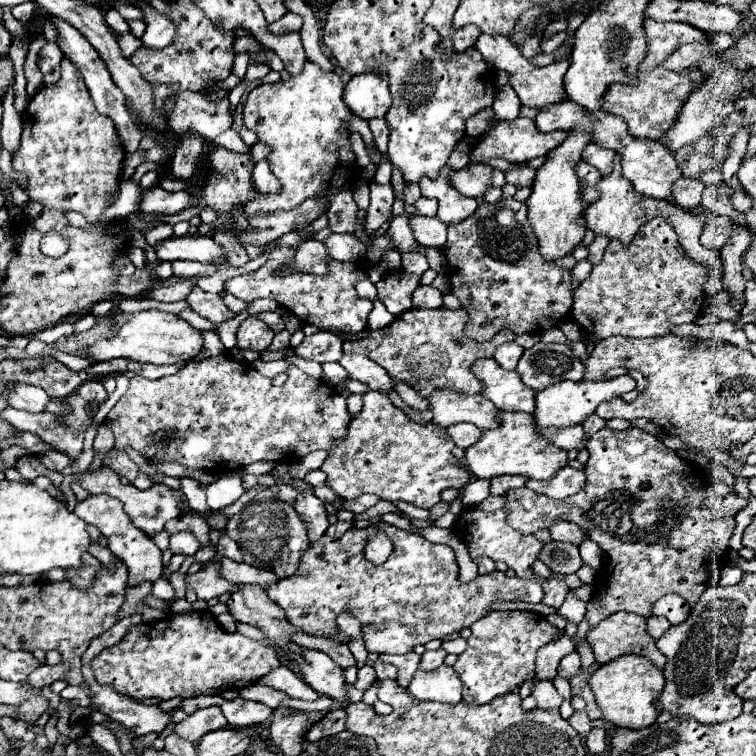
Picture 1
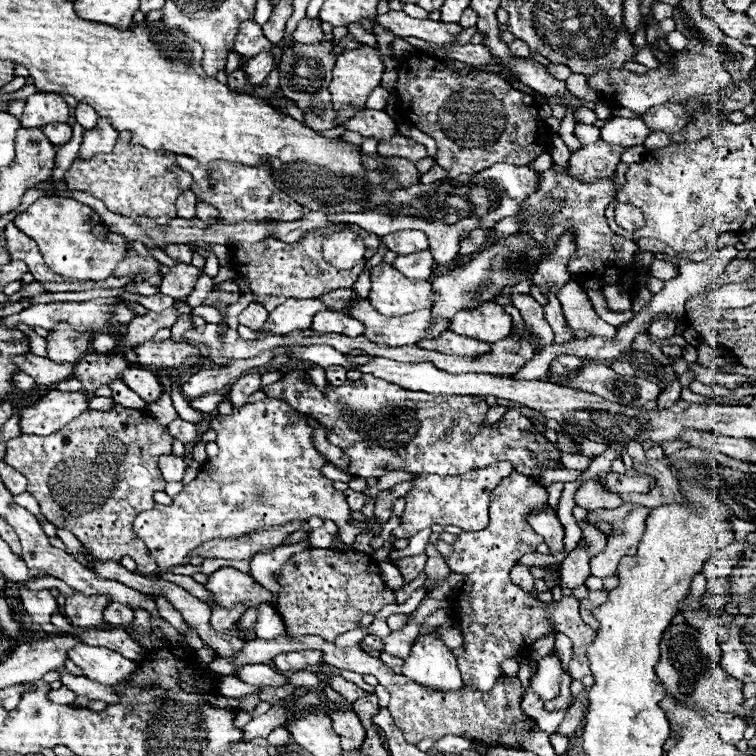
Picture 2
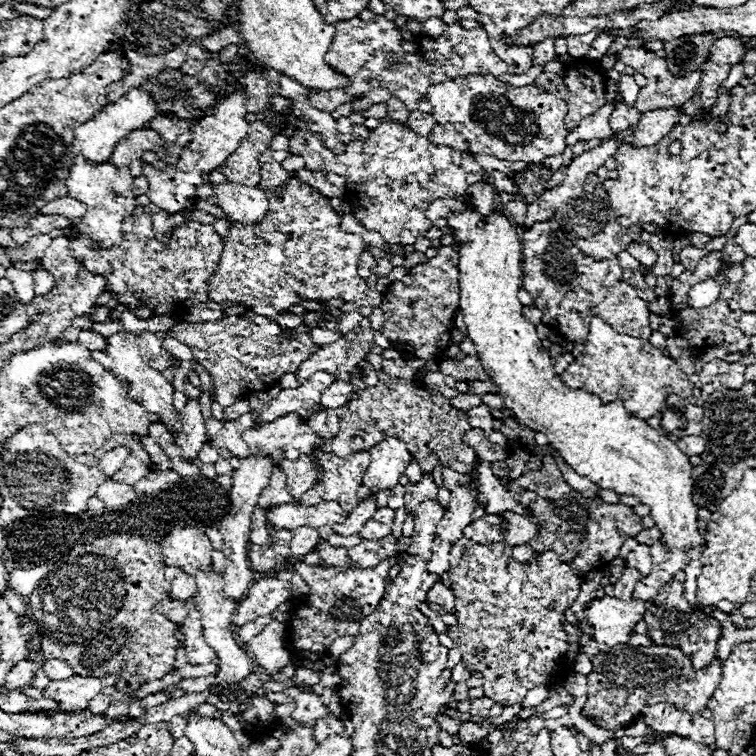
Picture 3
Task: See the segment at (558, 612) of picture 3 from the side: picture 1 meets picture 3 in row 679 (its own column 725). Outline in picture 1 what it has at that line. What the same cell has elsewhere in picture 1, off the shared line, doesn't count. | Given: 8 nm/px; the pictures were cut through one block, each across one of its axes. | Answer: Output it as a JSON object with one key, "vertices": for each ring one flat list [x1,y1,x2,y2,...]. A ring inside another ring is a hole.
{"vertices":[[602,428,588,440,586,448,590,456,584,466,586,484,580,492,568,496,566,500,552,500,544,494,530,492,528,488,508,492,508,502,504,504,504,508,508,508,508,522,524,534,534,534,540,528,548,528,556,520,568,520,588,532,588,536,608,554,610,572,604,574,606,578,598,578,600,584,594,584,598,594,594,594,594,600,586,604,590,626,596,626,600,620,620,610,648,618,652,604,660,596,670,592,680,594,688,604,696,604,700,594,708,588,704,566,706,550,710,550,710,546,718,544,722,538,732,536,736,528,734,518,748,504,748,500,730,498,732,488,728,484,706,482,708,478,696,474,696,470,686,460,678,458,674,450,658,442,656,436,646,434,638,428,630,428,626,432,612,432,608,428]]}

